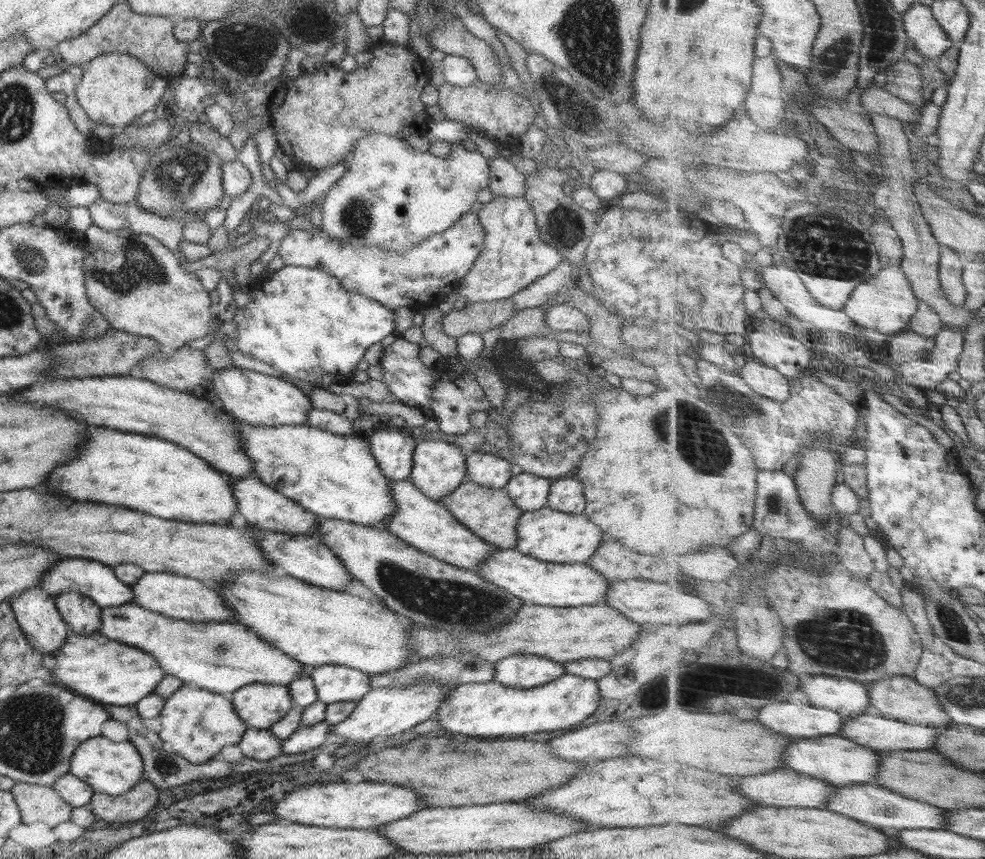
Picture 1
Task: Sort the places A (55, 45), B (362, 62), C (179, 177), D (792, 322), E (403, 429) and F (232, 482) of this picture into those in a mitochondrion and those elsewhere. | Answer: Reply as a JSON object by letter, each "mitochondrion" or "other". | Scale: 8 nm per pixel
{"A":"other","B":"other","C":"mitochondrion","D":"other","E":"other","F":"other"}

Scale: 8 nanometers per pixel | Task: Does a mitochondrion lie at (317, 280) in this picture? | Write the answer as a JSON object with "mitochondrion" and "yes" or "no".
{"mitochondrion":"no"}

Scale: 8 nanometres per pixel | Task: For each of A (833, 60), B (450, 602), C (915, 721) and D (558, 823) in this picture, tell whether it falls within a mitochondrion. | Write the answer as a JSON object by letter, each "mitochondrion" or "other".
{"A":"mitochondrion","B":"mitochondrion","C":"other","D":"other"}

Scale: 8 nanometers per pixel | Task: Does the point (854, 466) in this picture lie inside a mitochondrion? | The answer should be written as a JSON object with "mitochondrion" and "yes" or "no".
{"mitochondrion":"no"}

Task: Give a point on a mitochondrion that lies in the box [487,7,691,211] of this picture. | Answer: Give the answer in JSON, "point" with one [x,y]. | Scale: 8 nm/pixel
{"point":[565,94]}

